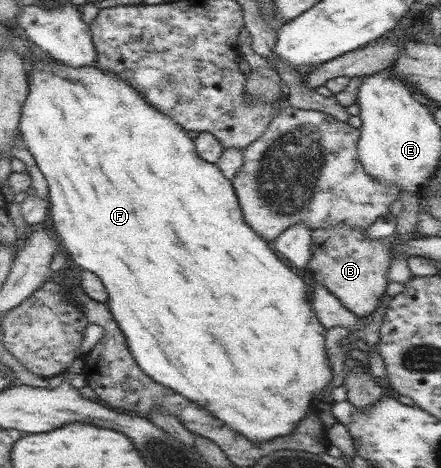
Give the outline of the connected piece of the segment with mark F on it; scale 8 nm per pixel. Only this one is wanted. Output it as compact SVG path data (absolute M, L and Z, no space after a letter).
M53 58L51 62L30 61L28 65L29 95L23 102L18 131L43 173L49 189L49 213L56 239L67 253L70 266L92 272L101 279L108 292L108 307L125 334L129 351L139 368L157 383L177 390L177 393L201 405L229 428L253 442L265 442L287 435L293 425L301 421L307 409L314 408L323 397L322 391L333 378L327 363L326 327L313 311L307 297L307 284L293 273L277 255L271 244L265 242L243 219L238 197L232 185L217 164L205 161L197 153L195 142L171 116L161 113L147 103L145 96L127 83L121 74L101 70L97 64L73 68Z

